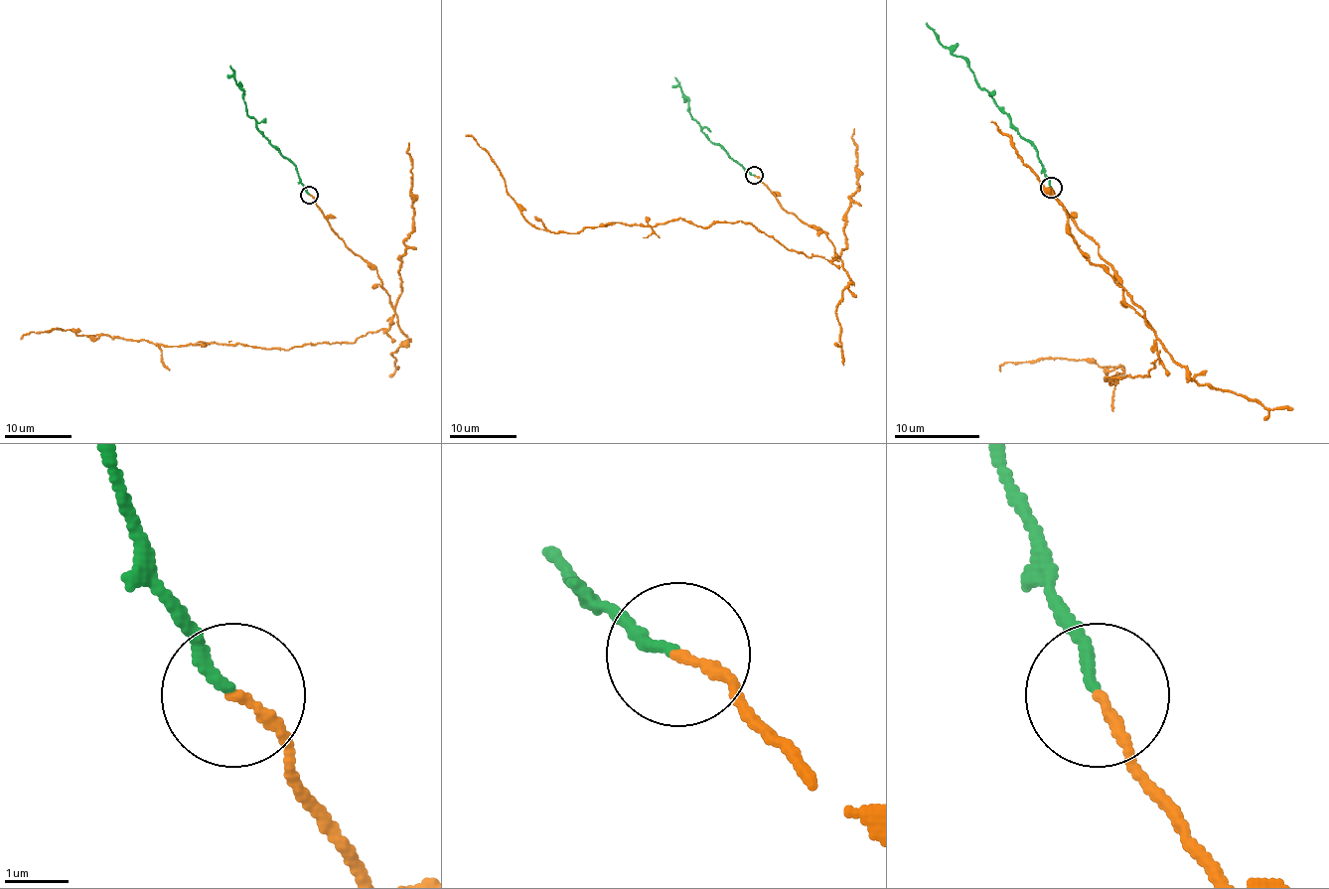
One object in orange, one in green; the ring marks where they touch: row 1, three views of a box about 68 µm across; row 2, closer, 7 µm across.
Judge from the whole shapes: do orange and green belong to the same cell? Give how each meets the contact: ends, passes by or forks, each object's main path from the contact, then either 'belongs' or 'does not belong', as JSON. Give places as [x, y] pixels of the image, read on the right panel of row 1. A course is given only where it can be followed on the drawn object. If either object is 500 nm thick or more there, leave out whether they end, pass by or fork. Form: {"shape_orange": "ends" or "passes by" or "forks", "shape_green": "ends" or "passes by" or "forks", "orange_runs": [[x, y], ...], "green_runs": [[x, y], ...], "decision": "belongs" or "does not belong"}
{"shape_orange": "ends", "shape_green": "ends", "orange_runs": [[1050, 188], [1114, 269], [1159, 360], [1146, 376], [1110, 384], [1118, 366], [1074, 360], [1005, 362], [1001, 372]], "green_runs": [[1050, 186], [1037, 151], [977, 85], [968, 64], [954, 55], [926, 23]], "decision": "does not belong"}

